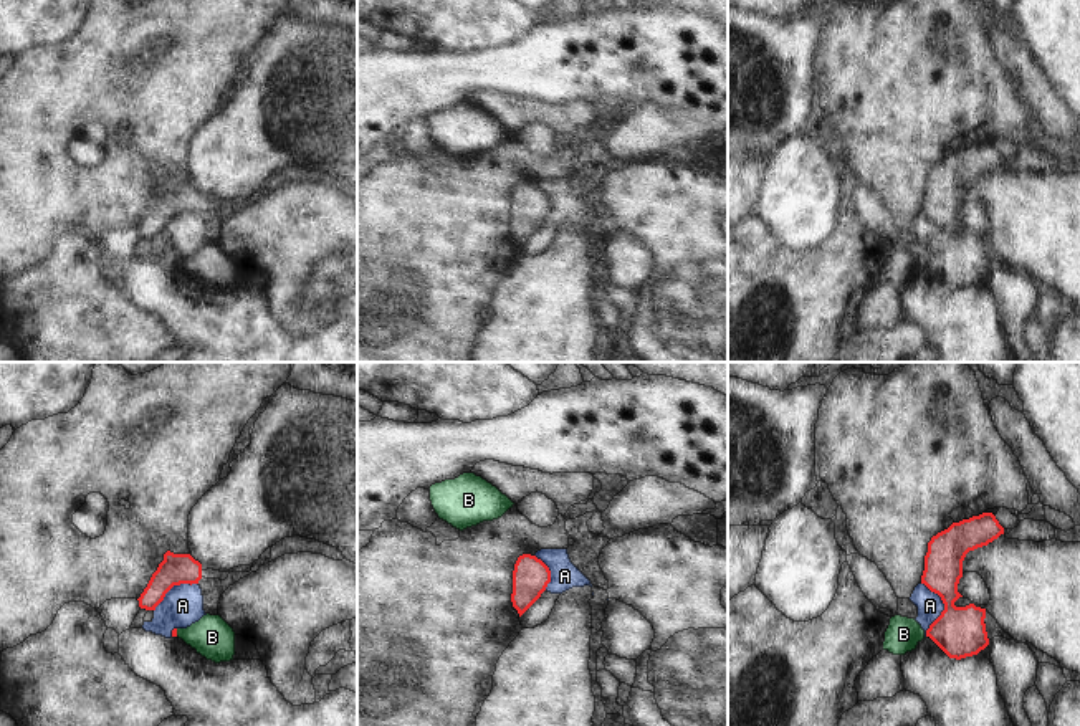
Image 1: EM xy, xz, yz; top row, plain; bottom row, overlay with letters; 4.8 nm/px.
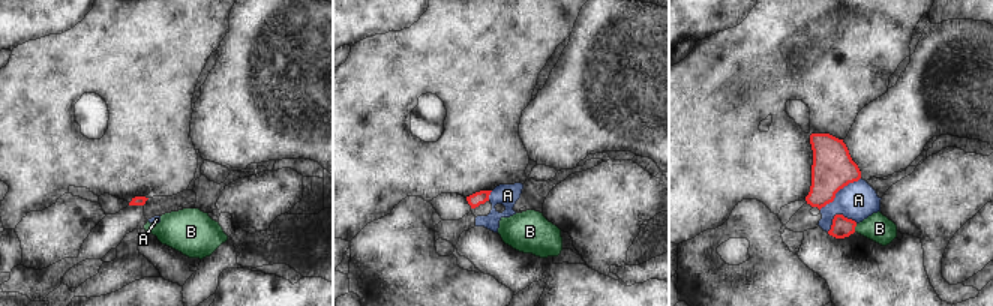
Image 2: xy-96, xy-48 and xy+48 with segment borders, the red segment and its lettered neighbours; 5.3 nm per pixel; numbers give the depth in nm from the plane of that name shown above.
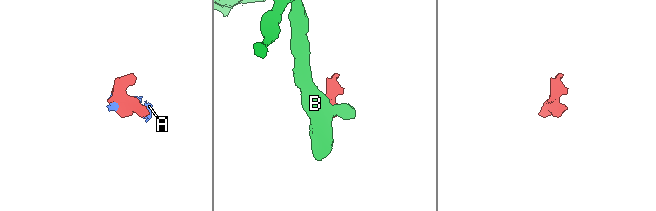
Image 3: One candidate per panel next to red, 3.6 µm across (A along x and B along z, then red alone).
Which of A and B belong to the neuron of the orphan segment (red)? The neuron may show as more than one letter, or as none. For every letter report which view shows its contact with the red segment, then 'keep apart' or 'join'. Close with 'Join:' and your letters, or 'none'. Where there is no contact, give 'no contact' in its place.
A: meets red in yz; keep apart
B: meets red in xy; keep apart
Join: none

